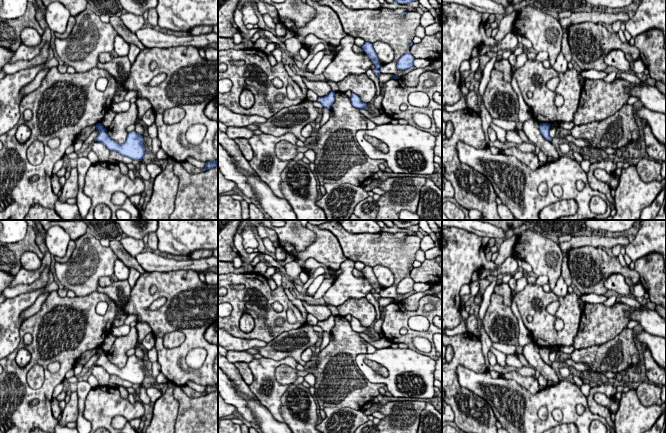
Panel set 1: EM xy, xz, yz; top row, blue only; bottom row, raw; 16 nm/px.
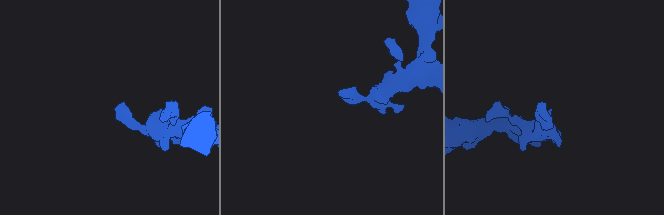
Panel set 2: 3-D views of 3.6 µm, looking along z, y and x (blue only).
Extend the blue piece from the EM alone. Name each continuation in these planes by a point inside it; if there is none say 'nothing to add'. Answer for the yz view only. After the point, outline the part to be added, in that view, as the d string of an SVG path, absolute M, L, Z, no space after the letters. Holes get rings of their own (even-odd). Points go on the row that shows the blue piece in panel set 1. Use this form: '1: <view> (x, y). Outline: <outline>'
nothing to add

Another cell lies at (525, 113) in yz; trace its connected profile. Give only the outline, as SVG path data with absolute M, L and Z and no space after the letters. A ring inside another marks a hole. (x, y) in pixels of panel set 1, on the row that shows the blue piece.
M511 72L511 86L513 88L513 90L516 92L517 96L518 96L518 101L519 101L519 113L518 113L518 119L521 123L525 122L526 120L533 118L532 112L529 109L529 107L526 105L521 91L518 87L517 81L514 78L514 72Z

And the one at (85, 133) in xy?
M88 126L86 128L84 128L80 133L78 133L76 140L81 140L81 141L85 141L90 134L96 130L96 127L92 127L92 126Z

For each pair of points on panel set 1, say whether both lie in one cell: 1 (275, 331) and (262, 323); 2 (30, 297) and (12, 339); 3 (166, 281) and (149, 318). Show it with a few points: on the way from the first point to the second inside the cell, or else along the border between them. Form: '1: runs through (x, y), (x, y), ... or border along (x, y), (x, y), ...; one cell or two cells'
1: runs through (272, 331), (265, 326); one cell
2: runs through (19, 307), (12, 314), (12, 328); one cell
3: runs through (160, 291), (143, 308); one cell

